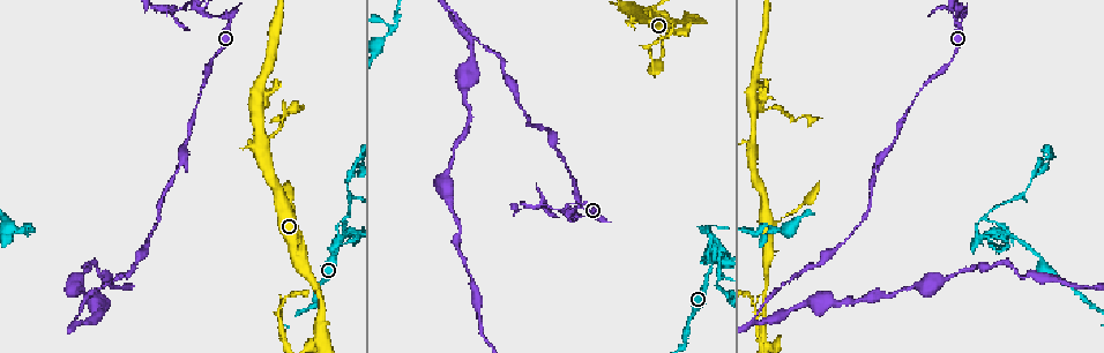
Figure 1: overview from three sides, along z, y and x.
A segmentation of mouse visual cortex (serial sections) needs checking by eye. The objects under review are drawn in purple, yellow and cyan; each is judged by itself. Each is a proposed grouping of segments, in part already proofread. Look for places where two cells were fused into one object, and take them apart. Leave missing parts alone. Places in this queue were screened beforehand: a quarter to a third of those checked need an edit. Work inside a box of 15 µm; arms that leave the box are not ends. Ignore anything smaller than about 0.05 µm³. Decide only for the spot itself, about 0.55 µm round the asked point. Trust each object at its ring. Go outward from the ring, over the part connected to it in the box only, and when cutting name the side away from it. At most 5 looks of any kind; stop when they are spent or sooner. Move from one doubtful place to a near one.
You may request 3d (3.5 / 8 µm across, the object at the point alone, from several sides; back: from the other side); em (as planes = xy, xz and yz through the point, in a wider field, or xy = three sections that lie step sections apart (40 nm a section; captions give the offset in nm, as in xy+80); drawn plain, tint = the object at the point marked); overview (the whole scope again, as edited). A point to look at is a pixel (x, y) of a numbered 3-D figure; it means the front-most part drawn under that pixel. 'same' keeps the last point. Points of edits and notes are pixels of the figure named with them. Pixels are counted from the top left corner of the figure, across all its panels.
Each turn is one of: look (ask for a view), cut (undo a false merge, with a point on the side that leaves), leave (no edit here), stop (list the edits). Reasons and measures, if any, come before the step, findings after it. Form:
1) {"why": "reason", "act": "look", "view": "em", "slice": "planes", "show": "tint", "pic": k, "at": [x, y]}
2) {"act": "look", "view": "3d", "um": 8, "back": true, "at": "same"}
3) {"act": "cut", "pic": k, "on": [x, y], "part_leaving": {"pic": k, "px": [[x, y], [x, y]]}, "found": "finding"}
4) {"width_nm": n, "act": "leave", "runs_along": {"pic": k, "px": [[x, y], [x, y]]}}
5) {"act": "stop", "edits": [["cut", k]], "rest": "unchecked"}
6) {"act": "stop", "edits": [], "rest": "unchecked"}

{"why": "a narrow waist", "act": "look", "view": "3d", "um": 3.5, "pic": 1, "at": [561, 209]}

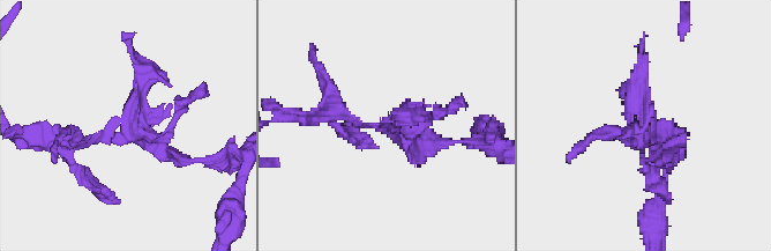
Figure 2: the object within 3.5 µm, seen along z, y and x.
{"why": "now the EM", "act": "look", "view": "em", "slice": "xy", "step": 1, "show": "tint", "pic": 2, "at": [396, 129]}

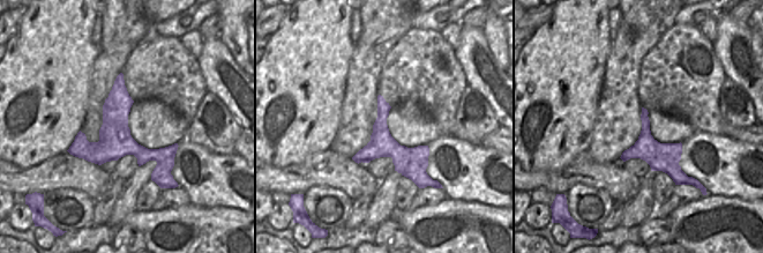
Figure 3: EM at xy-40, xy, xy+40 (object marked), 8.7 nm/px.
{"act": "leave", "runs_along": {"pic": 3, "px": [[120, 77], [119, 132], [163, 175]]}, "found": "all the same cell"}

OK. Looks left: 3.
{"why": "abrupt turn", "act": "look", "view": "3d", "um": 3.5, "pic": 1, "at": [151, 6]}

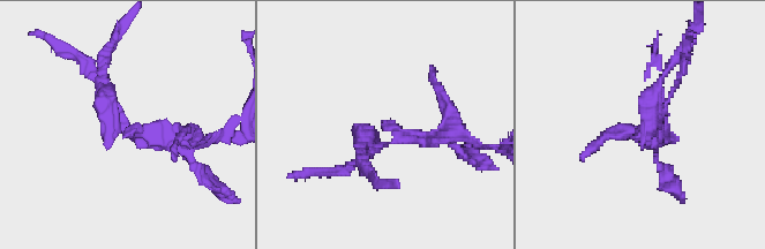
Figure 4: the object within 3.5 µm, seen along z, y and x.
{"why": "now the EM", "act": "look", "view": "em", "slice": "xy", "step": 2, "show": "tint", "pic": 4, "at": [646, 132]}

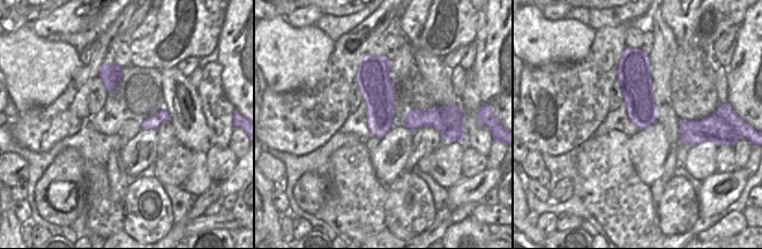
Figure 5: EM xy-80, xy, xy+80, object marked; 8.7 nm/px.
{"act": "leave", "runs_along": {"pic": 4, "px": [[194, 144], [120, 133], [102, 88]]}, "found": "continuous, no second cell"}

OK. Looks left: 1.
{"act": "stop", "edits": [], "rest": "unchecked"}

